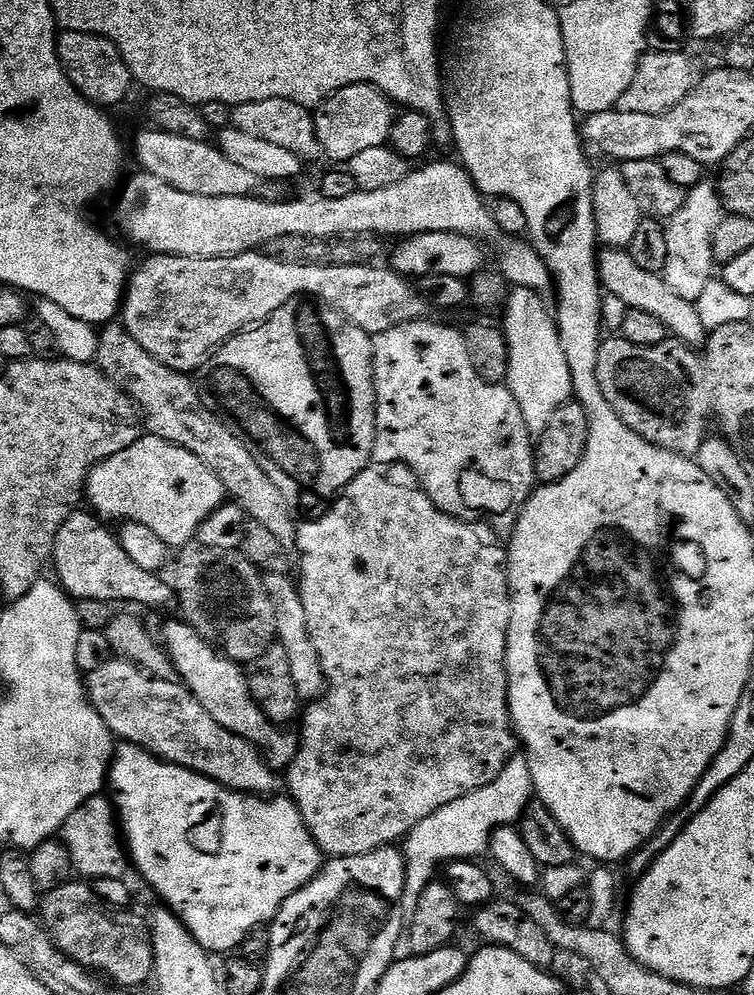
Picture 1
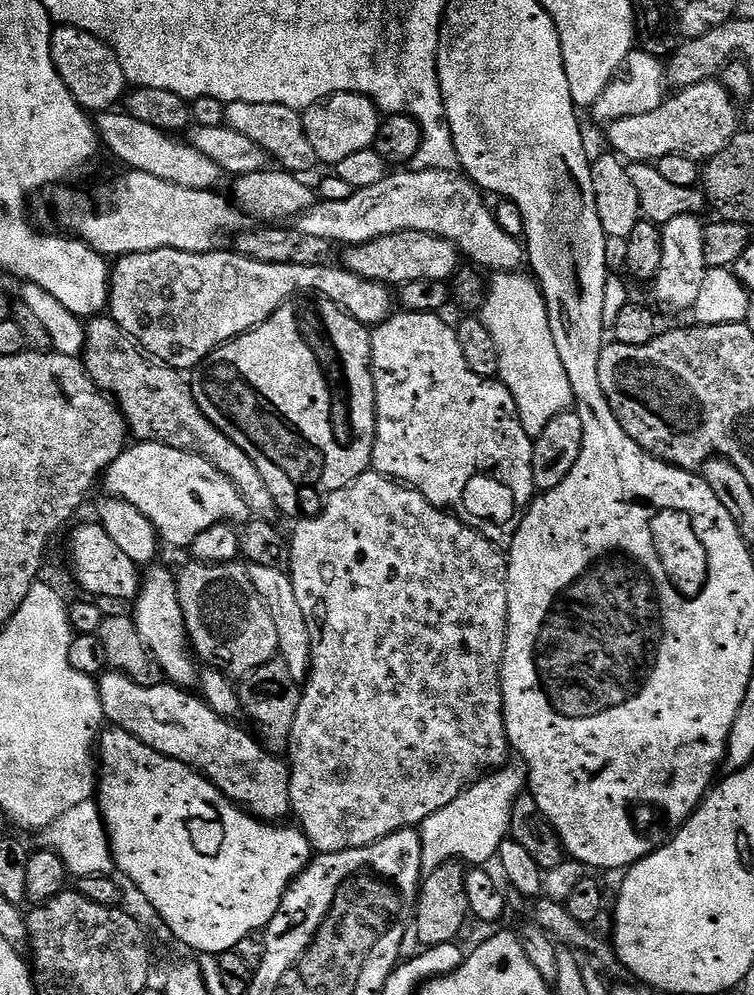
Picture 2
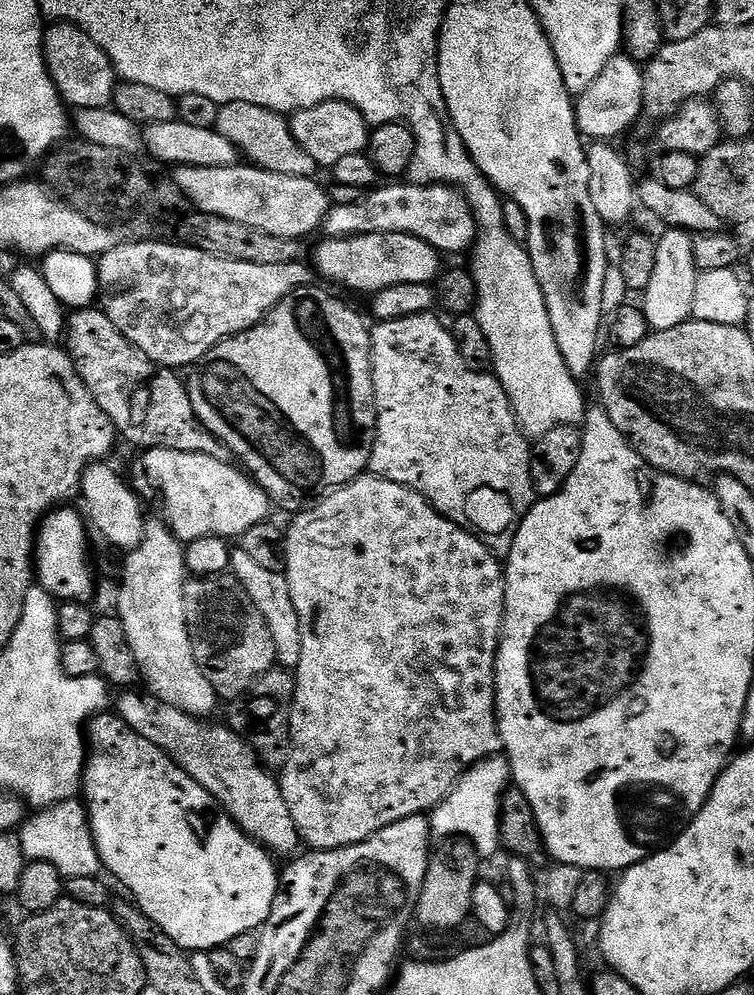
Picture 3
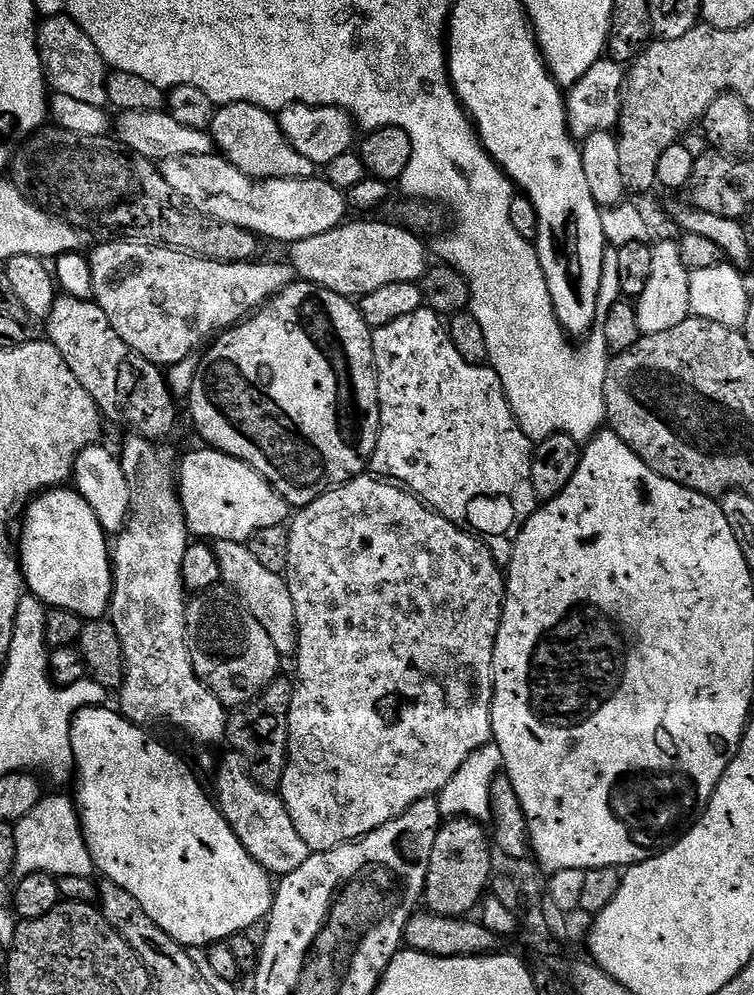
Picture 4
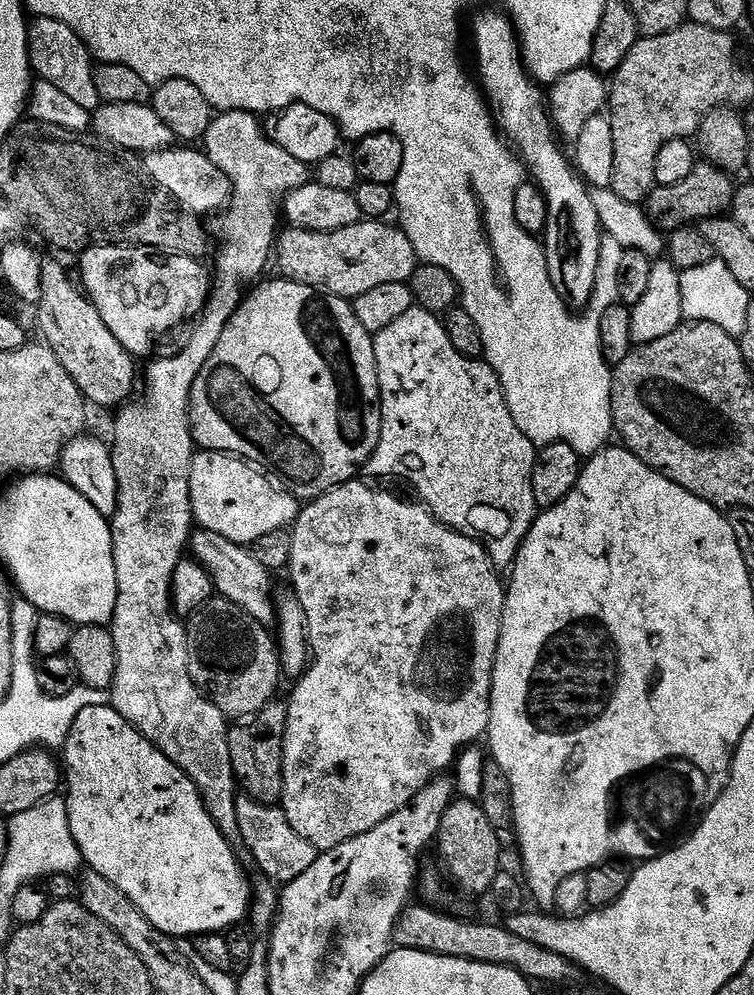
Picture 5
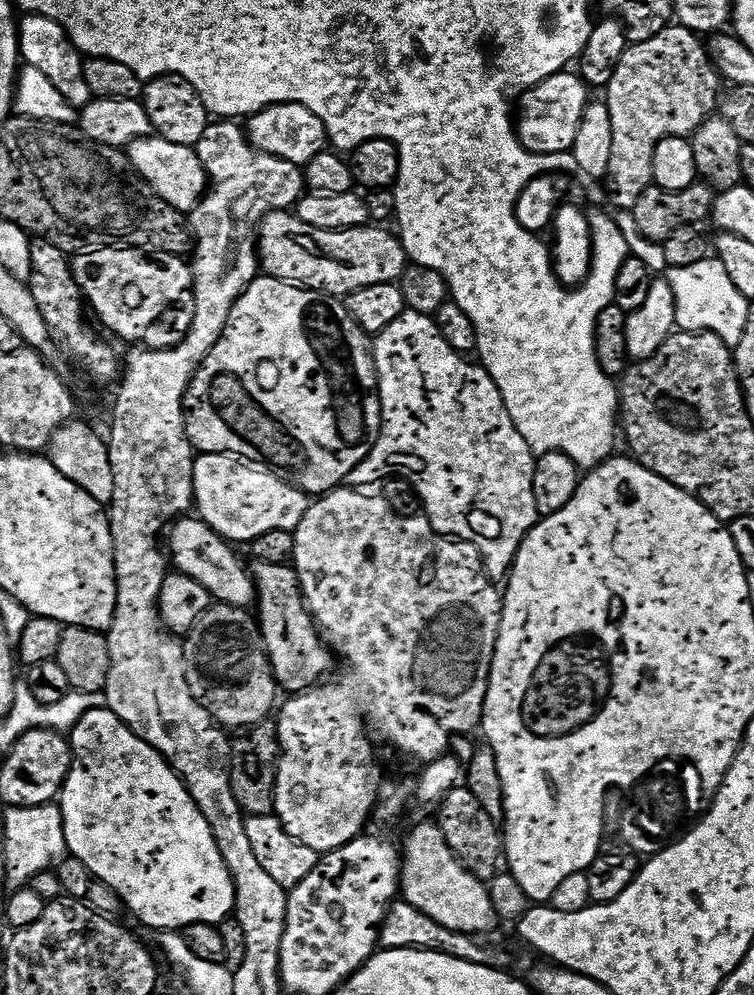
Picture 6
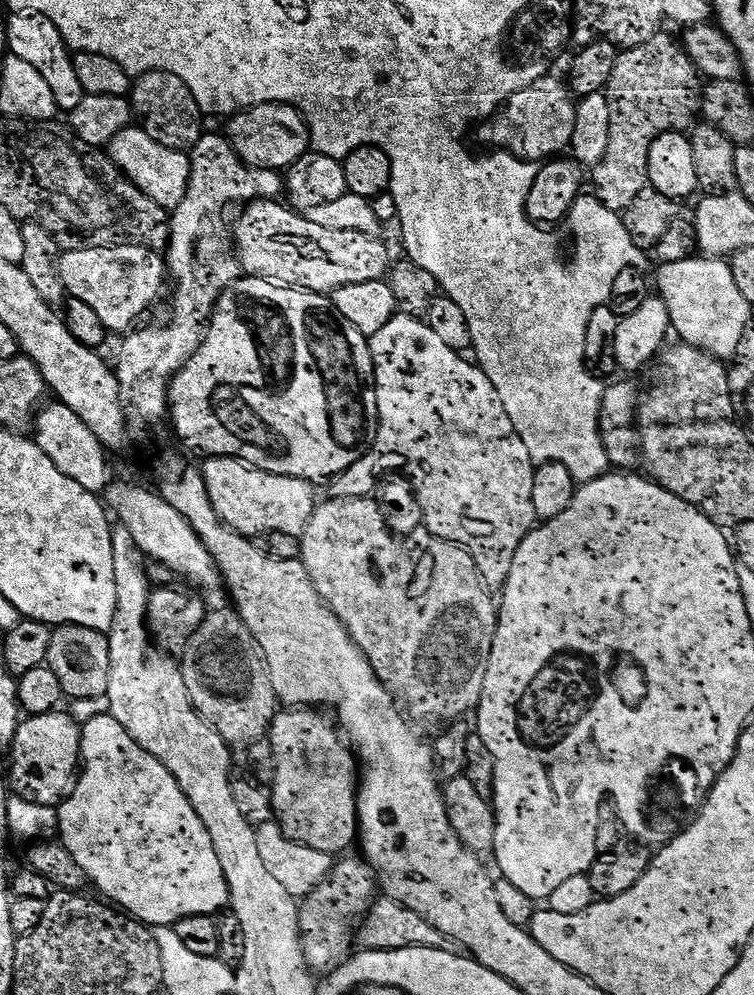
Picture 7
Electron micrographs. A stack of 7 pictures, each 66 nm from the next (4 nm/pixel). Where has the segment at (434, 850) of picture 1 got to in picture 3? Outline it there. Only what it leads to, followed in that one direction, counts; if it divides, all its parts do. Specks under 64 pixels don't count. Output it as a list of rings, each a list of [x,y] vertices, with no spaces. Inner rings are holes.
[[[489,756],[473,764],[452,787],[452,792],[430,813],[430,827],[436,838],[459,838],[468,840],[482,858],[488,858],[501,851],[500,843],[500,799],[509,787],[512,767],[508,757]]]

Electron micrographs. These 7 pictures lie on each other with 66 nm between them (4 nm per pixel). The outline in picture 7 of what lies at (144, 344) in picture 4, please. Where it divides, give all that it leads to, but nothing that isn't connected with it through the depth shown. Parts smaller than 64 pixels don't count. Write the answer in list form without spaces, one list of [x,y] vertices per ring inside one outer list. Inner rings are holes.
[[[142,246],[70,250],[61,255],[60,273],[64,289],[71,299],[73,296],[81,300],[110,331],[124,334],[159,298],[164,288],[164,276],[166,280],[166,260],[161,253]]]

